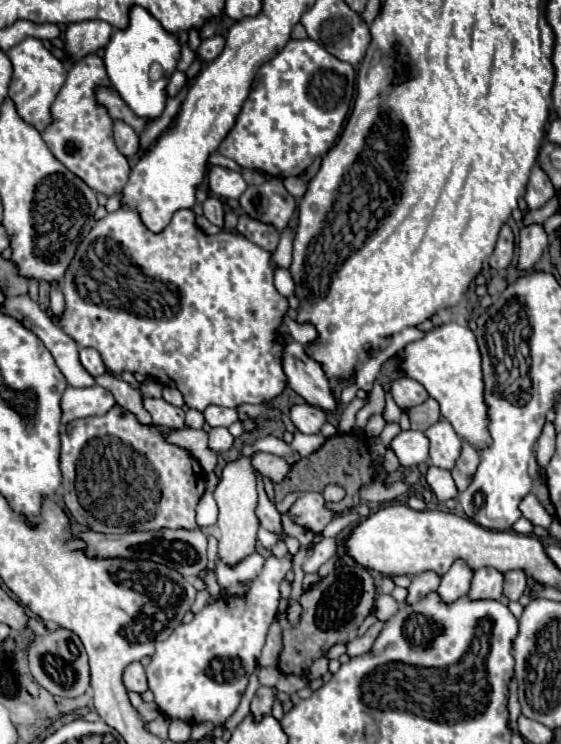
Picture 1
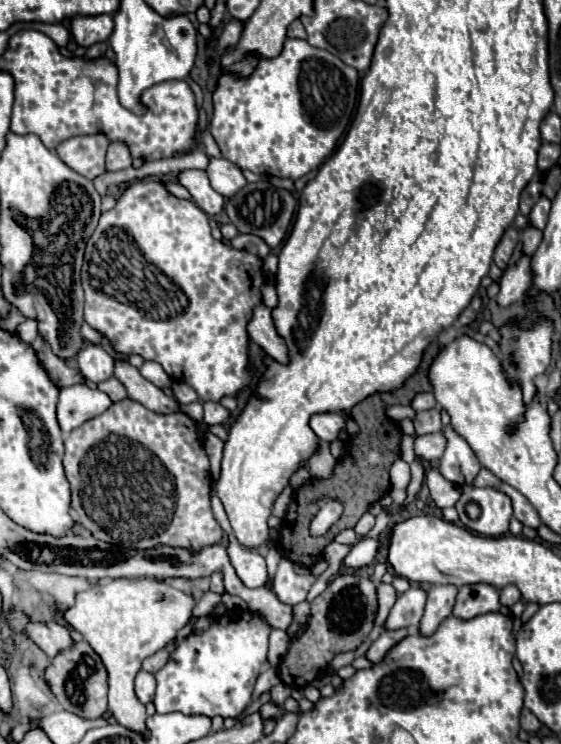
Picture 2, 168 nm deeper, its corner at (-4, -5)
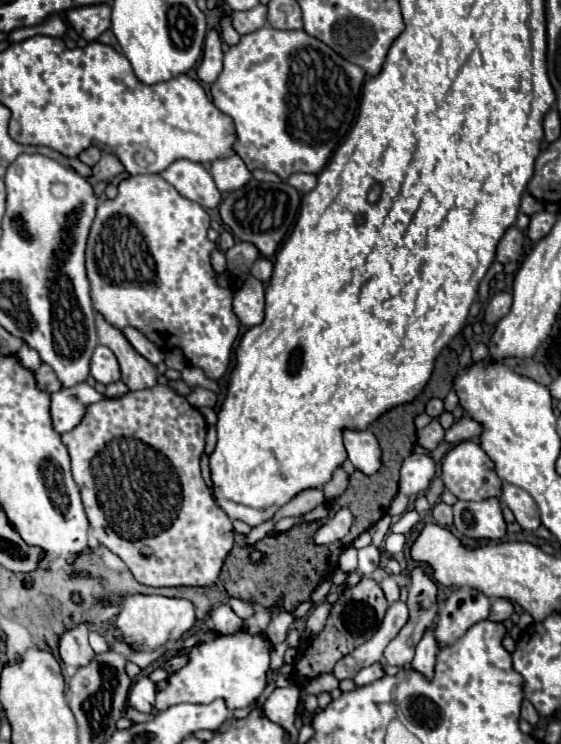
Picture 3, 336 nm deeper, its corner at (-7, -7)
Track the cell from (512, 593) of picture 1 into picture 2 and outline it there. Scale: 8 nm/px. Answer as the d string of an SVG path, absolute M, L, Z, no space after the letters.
M506 585L502 591L500 591L500 603L506 605L506 607L512 607L514 603L518 603L522 599L522 593L516 585Z

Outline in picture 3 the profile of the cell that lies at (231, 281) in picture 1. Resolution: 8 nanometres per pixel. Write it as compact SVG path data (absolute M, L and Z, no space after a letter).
M131 175L129 179L123 179L117 185L117 189L119 189L119 193L117 193L115 199L105 199L105 201L101 201L97 205L97 215L95 215L95 221L91 225L89 239L87 239L87 253L85 253L87 255L87 277L89 277L89 283L91 283L91 297L93 297L95 311L99 311L111 325L115 325L119 329L131 325L131 327L139 329L143 335L147 335L151 341L155 341L159 345L163 345L163 343L173 339L173 347L183 349L189 365L201 367L205 371L205 375L211 377L211 379L223 377L227 367L229 367L229 361L231 361L233 343L235 343L235 339L239 335L239 319L237 319L237 315L231 309L233 291L231 289L223 289L223 287L217 285L215 273L213 273L213 267L211 267L211 261L209 261L209 253L215 249L215 243L211 243L207 239L209 215L205 213L205 209L199 203L193 203L193 201L181 197L175 191L173 185L169 185L165 179L161 179L161 175Z

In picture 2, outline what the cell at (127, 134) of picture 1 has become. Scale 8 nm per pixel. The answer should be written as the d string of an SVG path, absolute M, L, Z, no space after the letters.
M112 141L106 155L106 169L120 171L120 169L128 169L130 165L132 165L132 157L128 145L124 141Z

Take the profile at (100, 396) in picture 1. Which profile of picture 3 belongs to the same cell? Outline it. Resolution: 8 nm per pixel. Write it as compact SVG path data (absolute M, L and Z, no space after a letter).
M79 383L71 389L61 389L57 393L51 395L51 421L53 421L53 429L57 433L65 433L71 431L85 415L85 407L101 401L105 395L97 393L91 385L87 383Z

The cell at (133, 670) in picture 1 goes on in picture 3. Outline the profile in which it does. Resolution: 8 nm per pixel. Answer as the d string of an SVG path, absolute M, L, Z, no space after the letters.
M139 677L131 691L129 691L129 705L141 713L153 711L153 699L155 699L155 683L149 677Z

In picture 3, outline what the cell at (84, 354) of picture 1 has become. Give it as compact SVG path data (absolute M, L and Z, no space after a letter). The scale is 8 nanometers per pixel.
M103 345L95 347L93 357L91 357L91 375L99 383L105 383L105 385L121 379L117 357L113 355L113 351L109 347L103 347Z

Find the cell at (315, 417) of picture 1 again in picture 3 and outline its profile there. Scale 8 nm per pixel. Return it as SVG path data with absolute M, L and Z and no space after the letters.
M343 431L345 449L349 453L349 461L357 471L365 475L375 475L381 467L381 449L375 435L367 431Z

